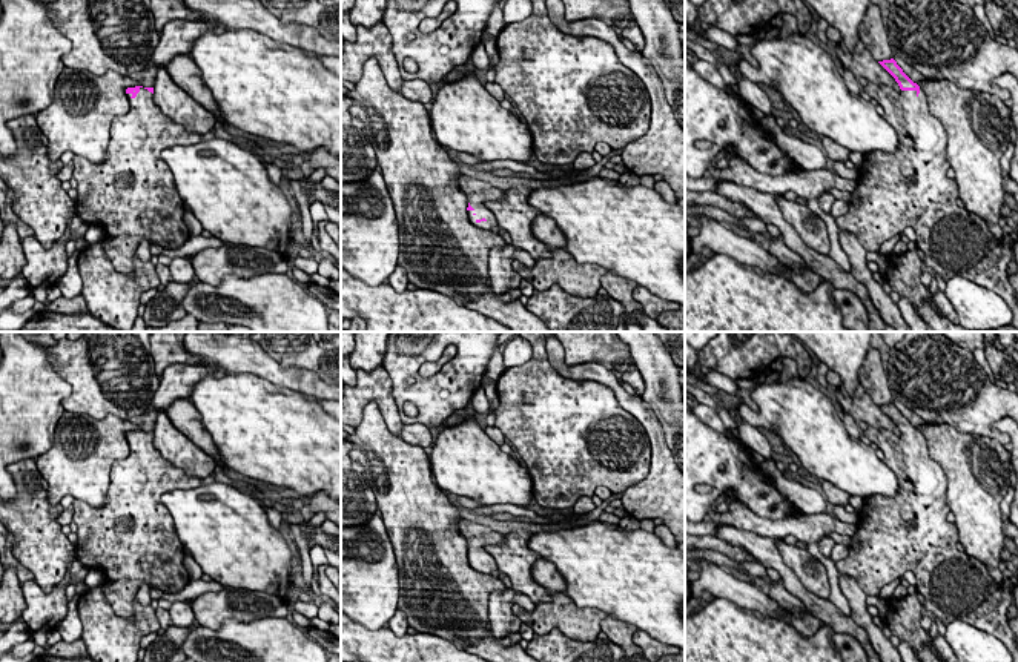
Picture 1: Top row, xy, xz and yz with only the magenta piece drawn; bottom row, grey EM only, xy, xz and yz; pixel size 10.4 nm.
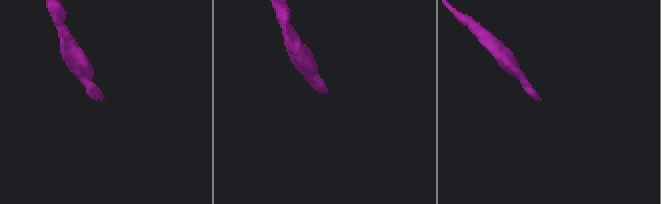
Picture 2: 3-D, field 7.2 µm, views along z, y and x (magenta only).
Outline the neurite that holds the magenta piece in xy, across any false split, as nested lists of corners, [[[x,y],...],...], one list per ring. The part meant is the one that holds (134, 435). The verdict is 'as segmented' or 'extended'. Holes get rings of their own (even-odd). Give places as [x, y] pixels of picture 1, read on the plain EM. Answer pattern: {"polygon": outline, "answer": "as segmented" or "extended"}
{"polygon": [[[127,432],[131,453],[111,467],[111,484],[103,507],[74,499],[74,522],[77,525],[77,559],[88,568],[100,570],[104,584],[100,587],[114,613],[121,617],[134,614],[134,599],[141,584],[163,593],[180,593],[190,581],[184,567],[184,547],[177,535],[169,510],[161,496],[172,490],[190,490],[204,479],[186,475],[174,467],[154,447],[154,432]]], "answer": "extended"}

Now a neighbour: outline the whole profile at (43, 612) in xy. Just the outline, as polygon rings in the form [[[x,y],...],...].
[[[35,581],[21,584],[26,607],[21,613],[21,621],[31,631],[31,639],[35,645],[48,645],[48,634],[66,616],[66,588],[55,585],[51,593],[45,593]]]

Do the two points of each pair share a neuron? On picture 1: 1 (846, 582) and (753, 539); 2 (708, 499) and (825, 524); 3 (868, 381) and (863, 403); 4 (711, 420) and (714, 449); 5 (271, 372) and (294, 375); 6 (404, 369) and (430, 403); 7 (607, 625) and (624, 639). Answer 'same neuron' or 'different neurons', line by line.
1: different neurons
2: different neurons
3: different neurons
4: different neurons
5: same neuron
6: same neuron
7: same neuron

